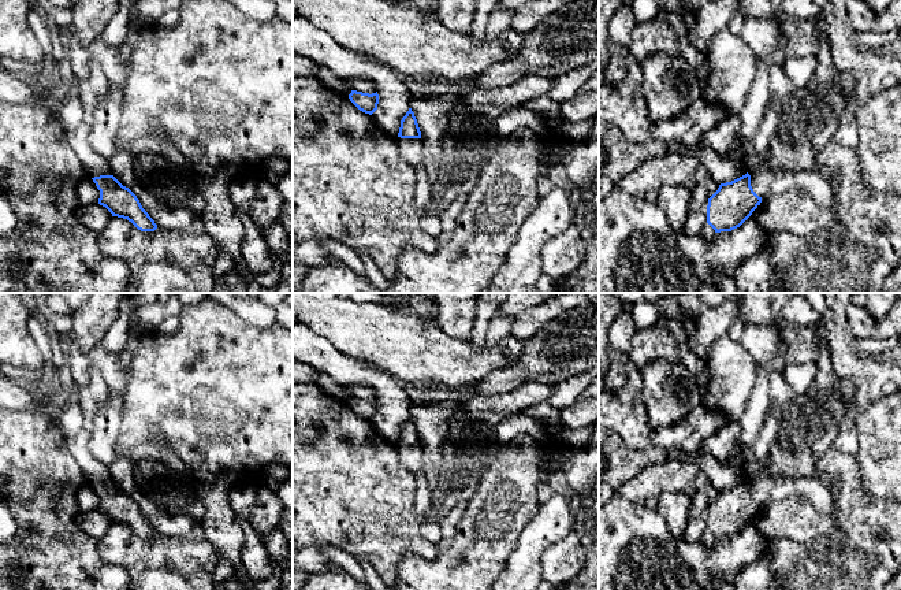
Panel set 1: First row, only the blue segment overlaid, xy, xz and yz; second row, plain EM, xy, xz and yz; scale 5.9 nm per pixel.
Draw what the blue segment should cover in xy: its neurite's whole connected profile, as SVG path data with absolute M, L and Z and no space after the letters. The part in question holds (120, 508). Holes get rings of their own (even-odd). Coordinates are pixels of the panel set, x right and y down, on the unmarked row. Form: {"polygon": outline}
{"polygon": "M82 430L67 441L67 448L100 497L98 511L112 523L127 526L141 538L154 538L157 531L137 502L112 482L109 467L93 456L89 439L90 431Z"}

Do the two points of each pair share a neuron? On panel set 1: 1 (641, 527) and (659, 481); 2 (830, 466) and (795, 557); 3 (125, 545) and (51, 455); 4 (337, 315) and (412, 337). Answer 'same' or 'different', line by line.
1: different
2: same
3: different
4: same

